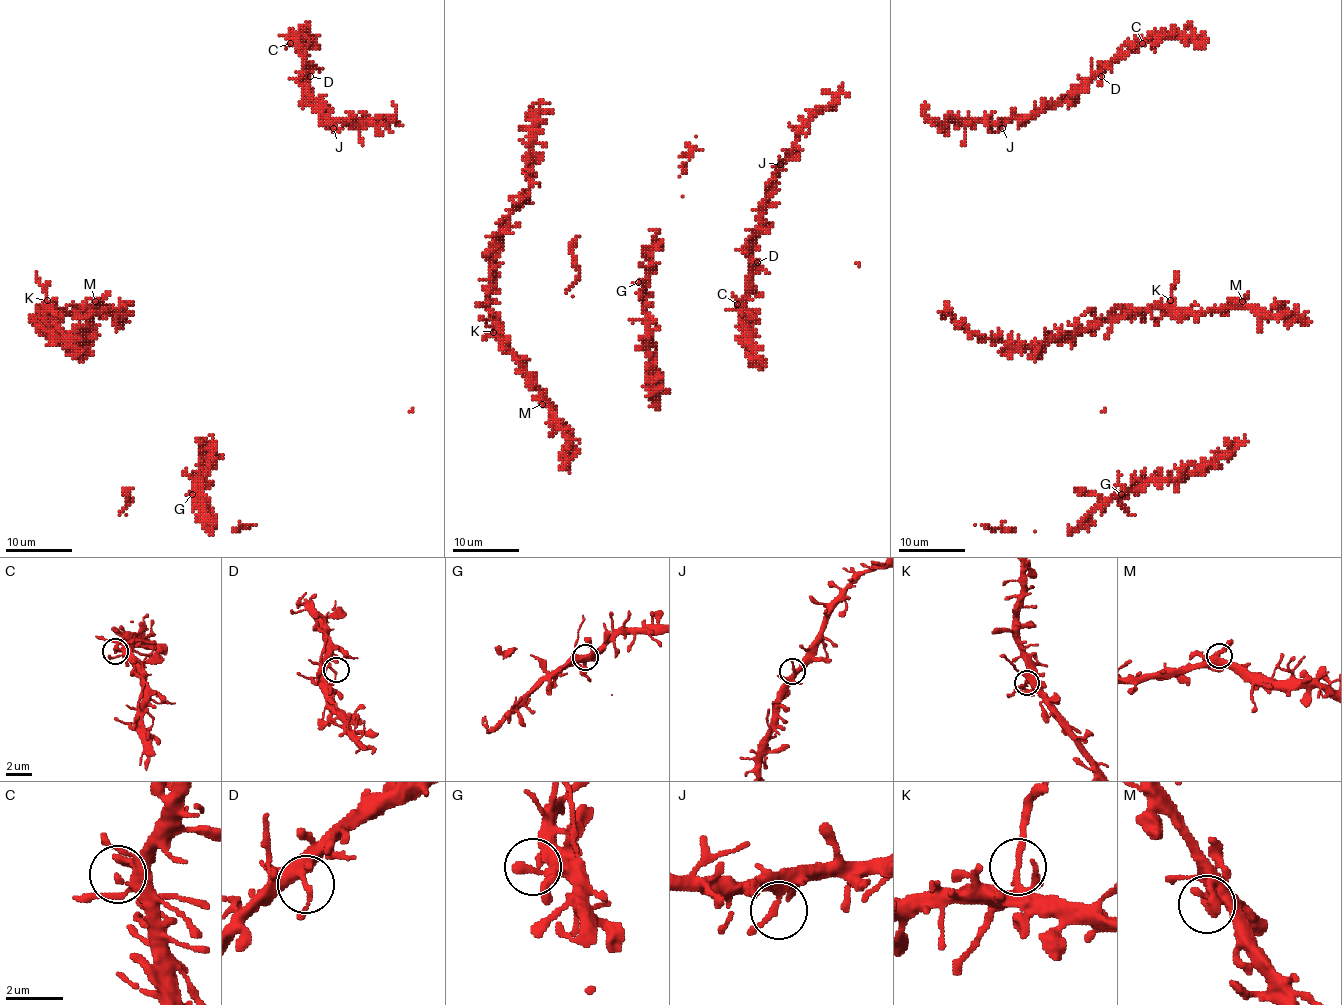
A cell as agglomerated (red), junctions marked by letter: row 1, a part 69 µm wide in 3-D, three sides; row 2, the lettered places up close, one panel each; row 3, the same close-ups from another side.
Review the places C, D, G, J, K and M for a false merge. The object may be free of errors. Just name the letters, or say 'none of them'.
K

